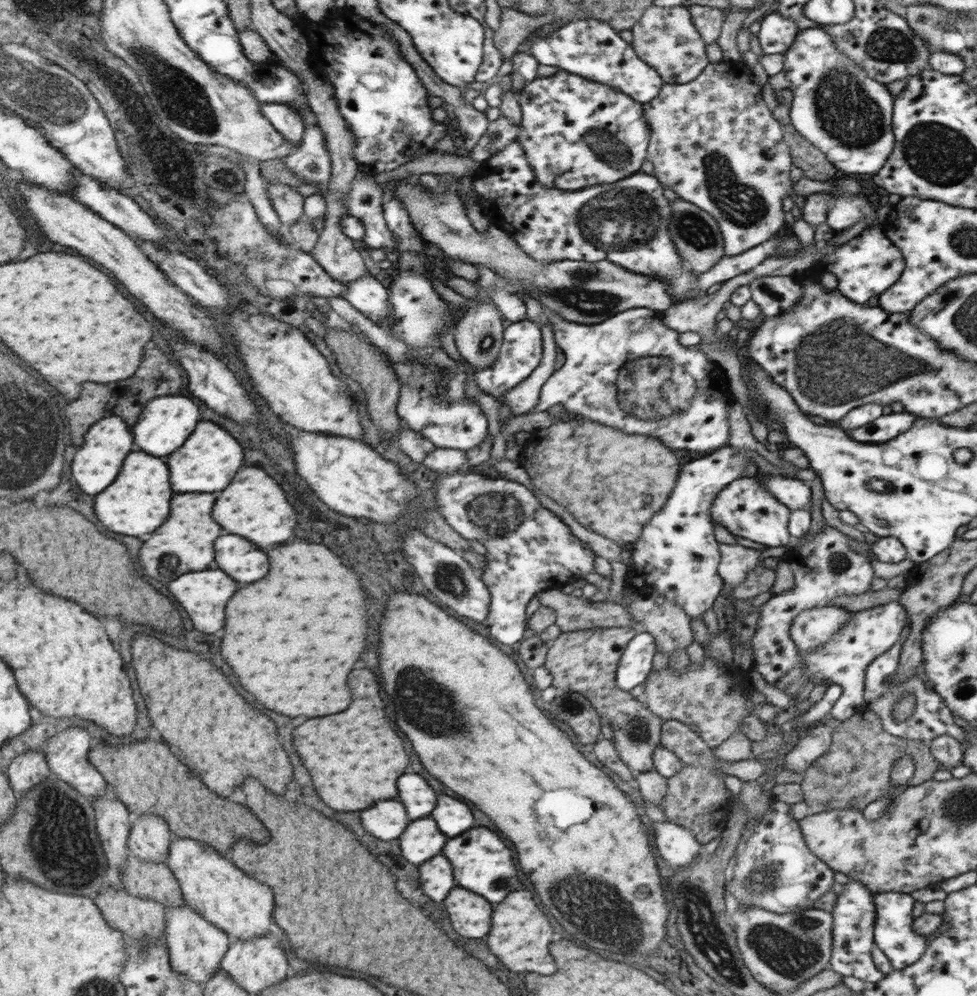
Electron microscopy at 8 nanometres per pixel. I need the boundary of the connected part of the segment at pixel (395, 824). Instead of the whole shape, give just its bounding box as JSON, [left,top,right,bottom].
[360,800,410,840]

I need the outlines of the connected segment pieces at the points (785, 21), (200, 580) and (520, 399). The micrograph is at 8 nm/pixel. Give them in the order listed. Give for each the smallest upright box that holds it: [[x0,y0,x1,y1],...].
[[757,10,798,55],[169,570,240,634],[504,325,558,414]]

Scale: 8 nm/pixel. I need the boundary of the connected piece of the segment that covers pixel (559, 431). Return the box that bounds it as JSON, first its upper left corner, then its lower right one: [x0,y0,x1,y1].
[520,419,680,544]

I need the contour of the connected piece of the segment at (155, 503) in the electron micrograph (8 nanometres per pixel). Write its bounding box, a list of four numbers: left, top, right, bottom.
[98,452,174,536]

